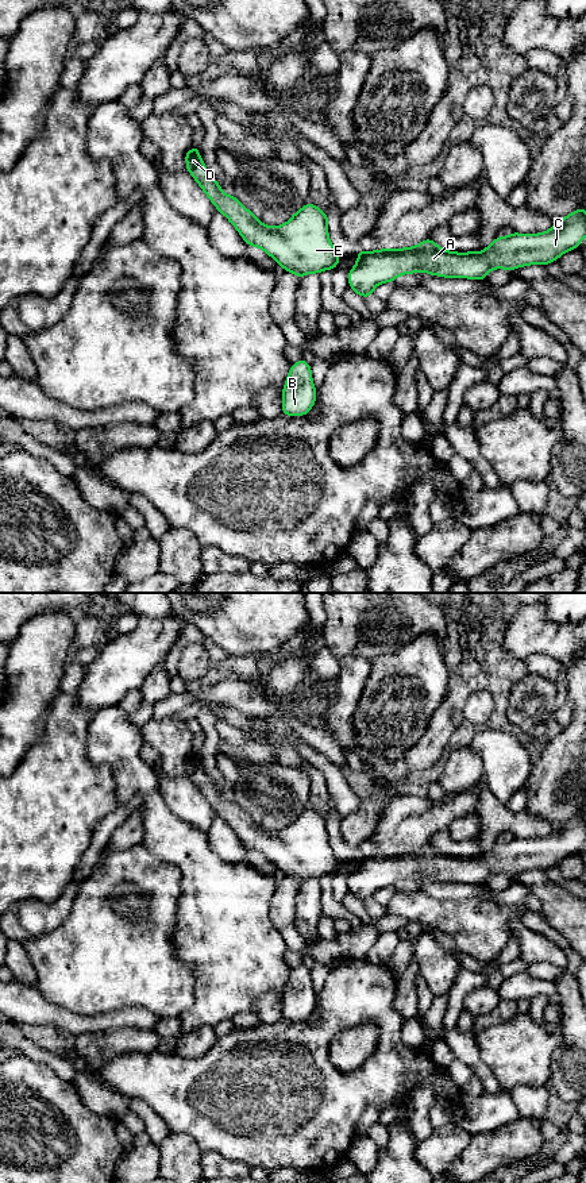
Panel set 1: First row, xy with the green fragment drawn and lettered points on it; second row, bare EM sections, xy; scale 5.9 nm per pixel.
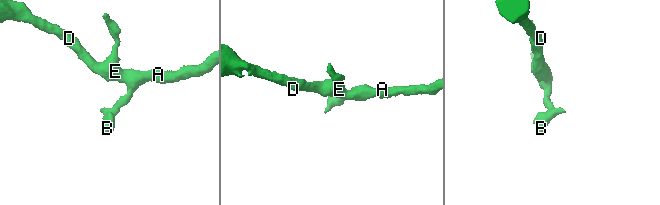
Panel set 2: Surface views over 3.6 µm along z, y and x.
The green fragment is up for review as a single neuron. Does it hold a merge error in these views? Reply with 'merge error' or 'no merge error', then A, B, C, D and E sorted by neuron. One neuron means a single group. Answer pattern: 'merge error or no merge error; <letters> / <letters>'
no merge error; A B C D E

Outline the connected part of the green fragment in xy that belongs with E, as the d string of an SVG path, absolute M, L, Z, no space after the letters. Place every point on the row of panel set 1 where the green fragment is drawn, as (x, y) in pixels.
M197 146L185 154L186 170L193 176L213 205L238 230L247 246L262 248L285 271L297 277L335 270L342 258L334 248L327 230L328 216L307 203L289 221L278 227L261 223L235 196L227 196L207 170Z

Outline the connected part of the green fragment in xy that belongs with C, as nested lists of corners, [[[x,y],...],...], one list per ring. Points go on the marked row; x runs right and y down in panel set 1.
[[[581,207],[560,221],[541,234],[523,235],[513,232],[508,236],[496,238],[483,251],[454,253],[443,250],[429,238],[417,246],[406,248],[383,248],[377,251],[358,251],[355,266],[348,273],[348,285],[362,297],[369,297],[377,285],[393,282],[397,277],[417,271],[447,278],[486,280],[491,269],[506,269],[513,271],[516,267],[527,265],[548,265],[564,253],[578,248],[586,238],[586,211]]]

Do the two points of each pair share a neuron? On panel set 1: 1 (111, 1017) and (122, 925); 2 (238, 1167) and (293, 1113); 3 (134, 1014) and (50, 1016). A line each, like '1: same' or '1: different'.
1: different
2: different
3: same

